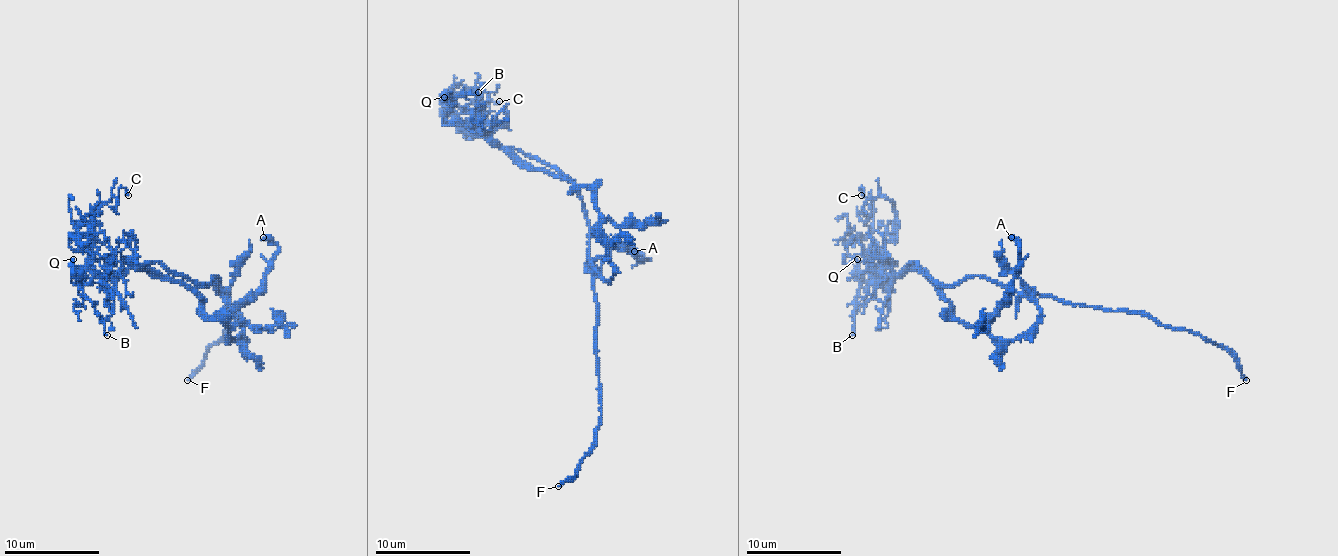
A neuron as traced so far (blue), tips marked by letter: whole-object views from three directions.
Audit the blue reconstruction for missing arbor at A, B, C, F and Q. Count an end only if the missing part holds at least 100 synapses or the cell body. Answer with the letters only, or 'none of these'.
F

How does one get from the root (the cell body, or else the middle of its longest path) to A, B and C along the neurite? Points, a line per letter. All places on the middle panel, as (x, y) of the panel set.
A: (587, 220), (584, 204), (568, 182), (573, 189), (592, 192), (606, 239), (649, 261), (634, 251)
B: (587, 220), (584, 204), (568, 180), (523, 168), (478, 130), (447, 118), (452, 99), (478, 92)
C: (587, 220), (584, 204), (568, 180), (523, 168), (463, 123), (466, 137), (482, 128), (490, 101), (499, 101)

